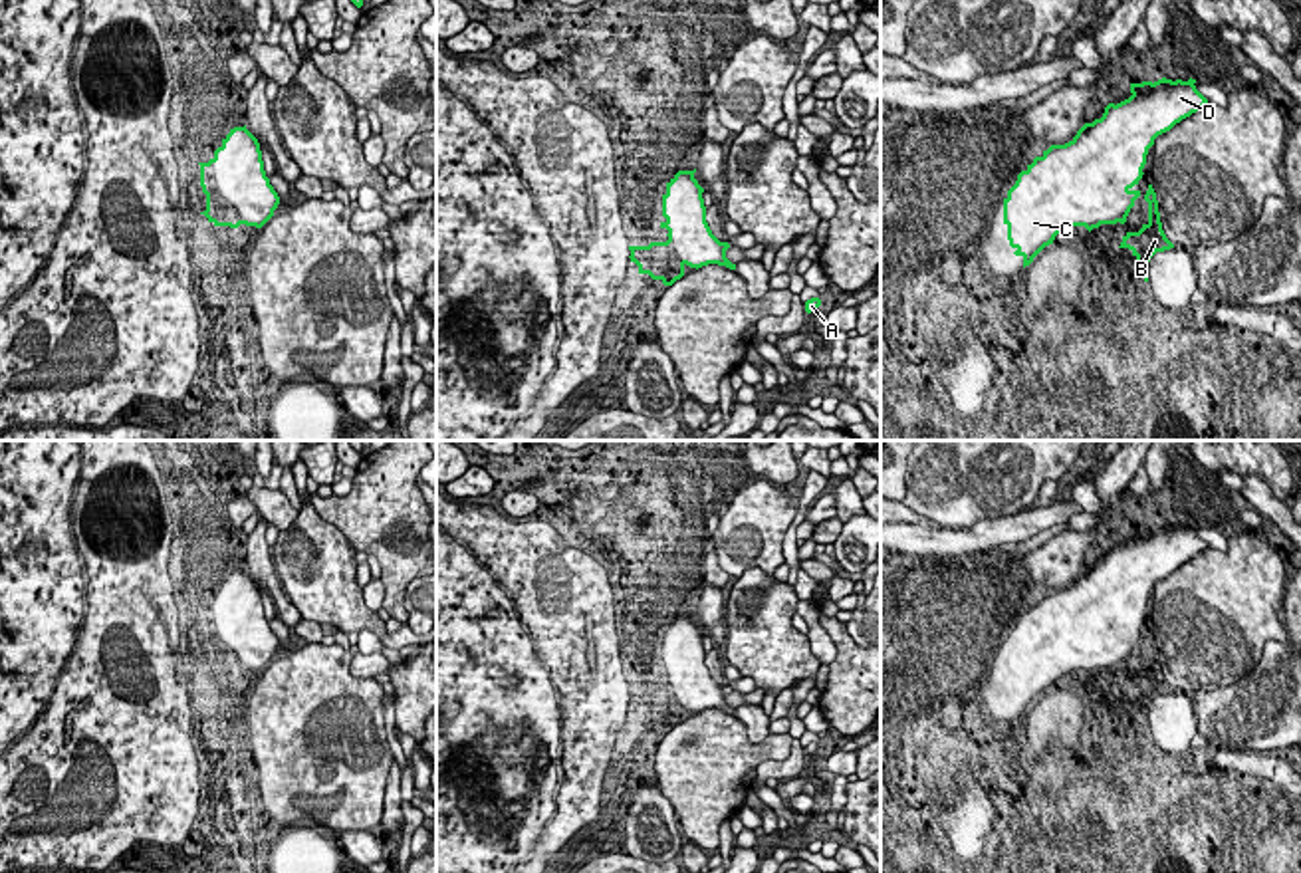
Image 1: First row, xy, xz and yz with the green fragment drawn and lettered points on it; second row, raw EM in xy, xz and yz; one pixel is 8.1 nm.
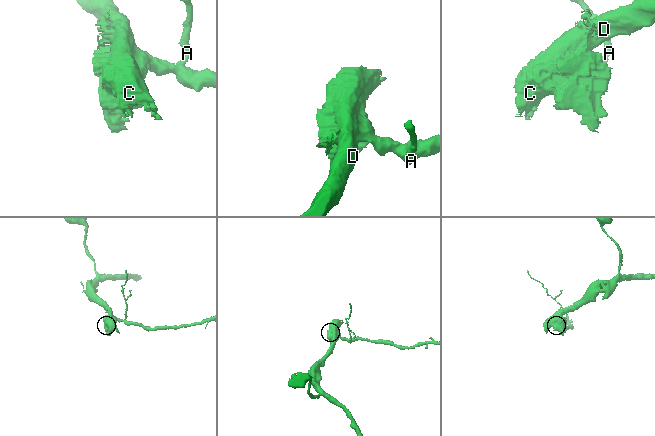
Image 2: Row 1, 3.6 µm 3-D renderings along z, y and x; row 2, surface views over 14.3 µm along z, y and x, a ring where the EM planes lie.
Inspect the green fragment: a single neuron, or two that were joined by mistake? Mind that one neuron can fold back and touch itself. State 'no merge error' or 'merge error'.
no merge error

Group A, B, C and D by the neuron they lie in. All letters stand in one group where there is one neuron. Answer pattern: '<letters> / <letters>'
A B C D

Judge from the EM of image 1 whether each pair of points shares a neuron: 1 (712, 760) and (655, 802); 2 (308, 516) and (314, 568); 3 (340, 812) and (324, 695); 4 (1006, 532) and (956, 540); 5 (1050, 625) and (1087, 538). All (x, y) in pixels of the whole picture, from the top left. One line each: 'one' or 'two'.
1: two
2: one
3: one
4: one
5: two

